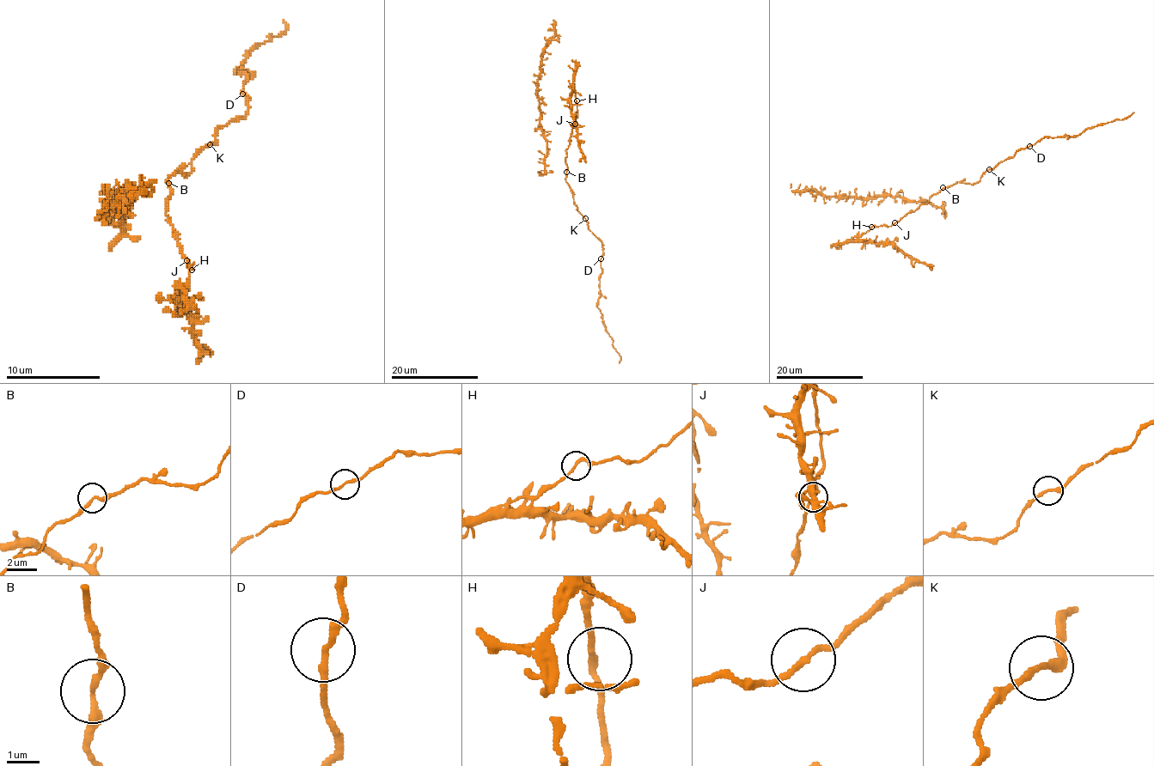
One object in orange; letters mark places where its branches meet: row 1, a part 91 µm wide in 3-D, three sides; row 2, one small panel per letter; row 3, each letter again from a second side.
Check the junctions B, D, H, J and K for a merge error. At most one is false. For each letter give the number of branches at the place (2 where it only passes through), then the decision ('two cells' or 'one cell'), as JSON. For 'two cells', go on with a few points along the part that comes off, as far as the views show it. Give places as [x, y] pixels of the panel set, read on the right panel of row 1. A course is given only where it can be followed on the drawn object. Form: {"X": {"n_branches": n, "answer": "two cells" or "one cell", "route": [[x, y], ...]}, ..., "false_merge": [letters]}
{"B": {"n_branches": 2, "answer": "one cell"}, "D": {"n_branches": 2, "answer": "two cells", "route": [[1028, 146], [1045, 137], [1078, 135], [1088, 129], [1123, 120], [1134, 112]]}, "H": {"n_branches": 2, "answer": "one cell"}, "J": {"n_branches": 2, "answer": "one cell"}, "K": {"n_branches": 2, "answer": "one cell"}, "false_merge": ["D"]}

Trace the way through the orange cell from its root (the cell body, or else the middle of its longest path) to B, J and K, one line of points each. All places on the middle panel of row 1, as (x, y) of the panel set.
B: (571, 189), (566, 181), (566, 173)
J: (571, 189), (566, 181), (564, 158), (575, 124)
K: (571, 189), (573, 203), (585, 218)

